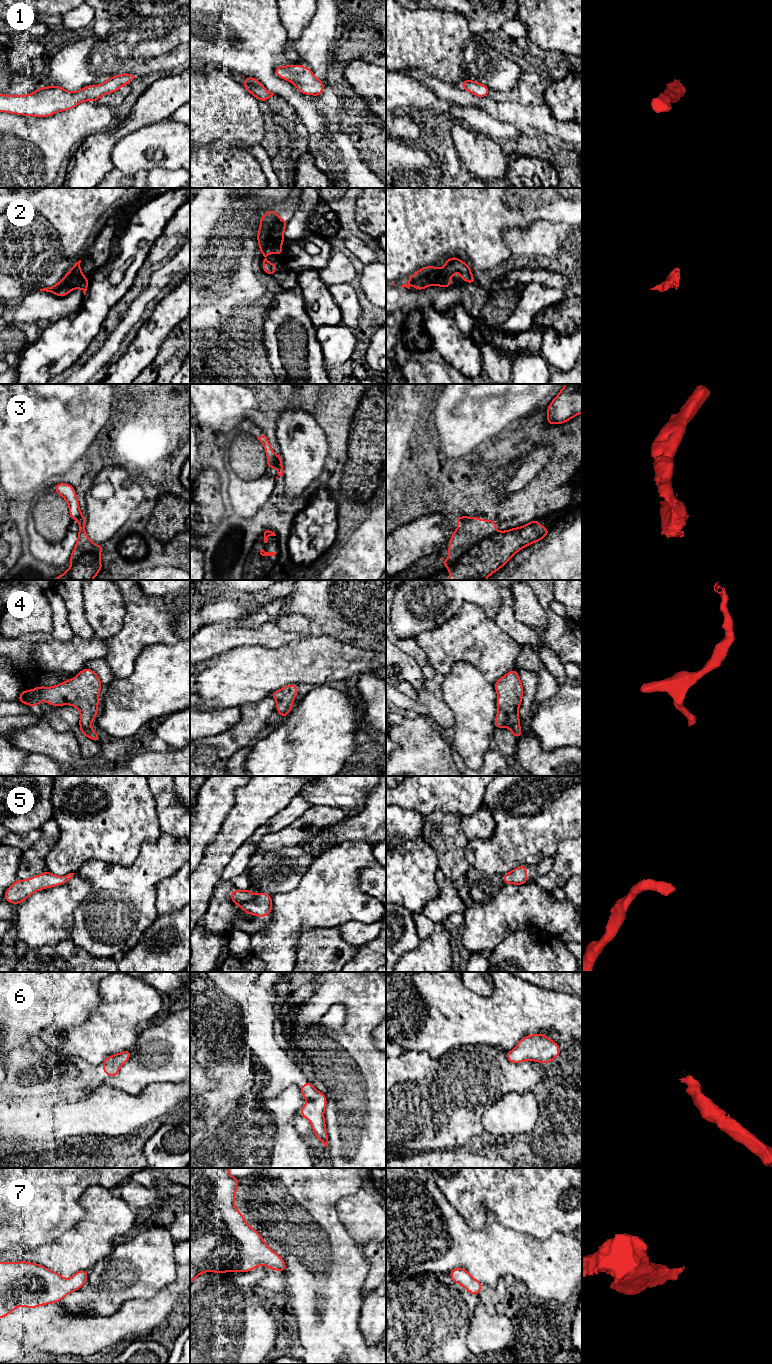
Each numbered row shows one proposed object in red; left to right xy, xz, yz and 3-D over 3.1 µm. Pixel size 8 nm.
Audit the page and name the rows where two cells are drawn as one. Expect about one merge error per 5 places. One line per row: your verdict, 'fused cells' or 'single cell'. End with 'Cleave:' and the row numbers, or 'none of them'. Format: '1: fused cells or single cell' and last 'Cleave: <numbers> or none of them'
1: single cell
2: single cell
3: fused cells
4: single cell
5: single cell
6: single cell
7: single cell
Cleave: 3

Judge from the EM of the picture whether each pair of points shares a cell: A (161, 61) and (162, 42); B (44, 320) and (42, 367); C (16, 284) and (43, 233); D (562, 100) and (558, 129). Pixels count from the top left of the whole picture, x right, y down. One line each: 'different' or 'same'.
A: different
B: different
C: same
D: different

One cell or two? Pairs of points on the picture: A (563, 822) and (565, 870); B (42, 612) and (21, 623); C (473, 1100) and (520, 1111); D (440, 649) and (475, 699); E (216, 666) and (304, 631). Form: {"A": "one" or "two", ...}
{"A": "two", "B": "one", "C": "two", "D": "two", "E": "two"}

